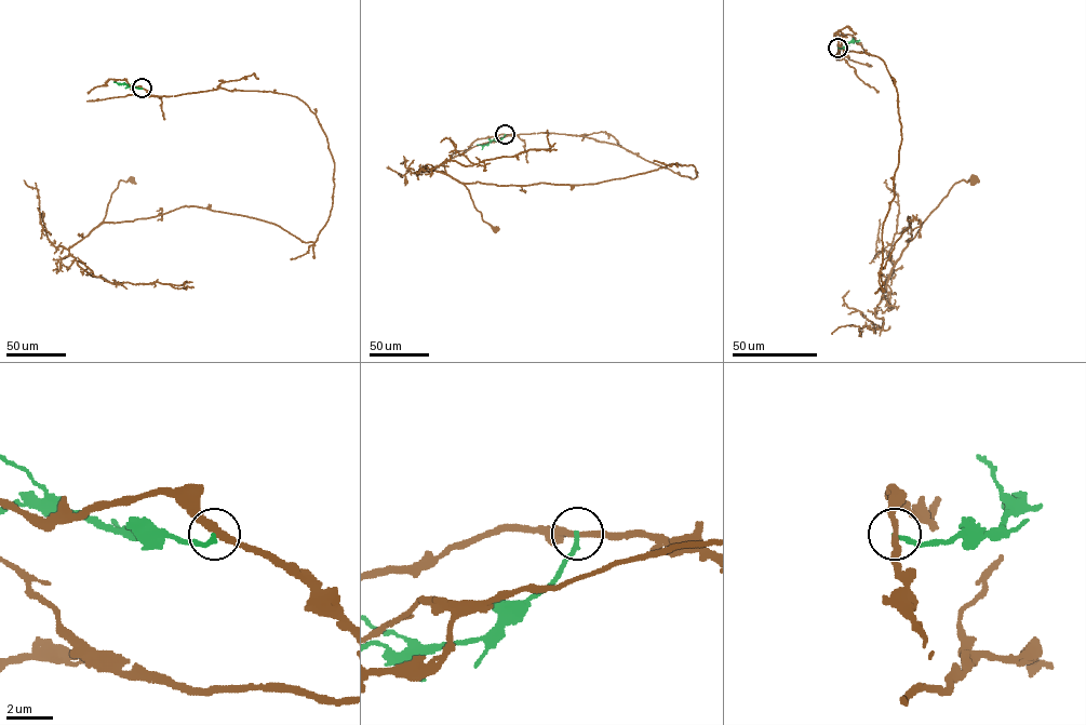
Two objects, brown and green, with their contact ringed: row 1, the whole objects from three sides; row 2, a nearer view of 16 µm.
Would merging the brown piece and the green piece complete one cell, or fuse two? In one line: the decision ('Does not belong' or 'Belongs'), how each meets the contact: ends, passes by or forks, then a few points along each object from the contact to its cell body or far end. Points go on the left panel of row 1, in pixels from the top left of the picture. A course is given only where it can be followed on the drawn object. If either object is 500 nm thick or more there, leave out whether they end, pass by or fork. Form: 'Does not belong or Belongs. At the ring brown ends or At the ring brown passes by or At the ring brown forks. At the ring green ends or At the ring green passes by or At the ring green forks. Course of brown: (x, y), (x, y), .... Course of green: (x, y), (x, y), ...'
Does not belong. At the ring brown passes by. At the ring green ends. Course of brown: (142, 88), (296, 96), (326, 137), (333, 201), (314, 242), (196, 206), (101, 224), (119, 182), (131, 179). Course of green: (142, 88), (114, 81)

